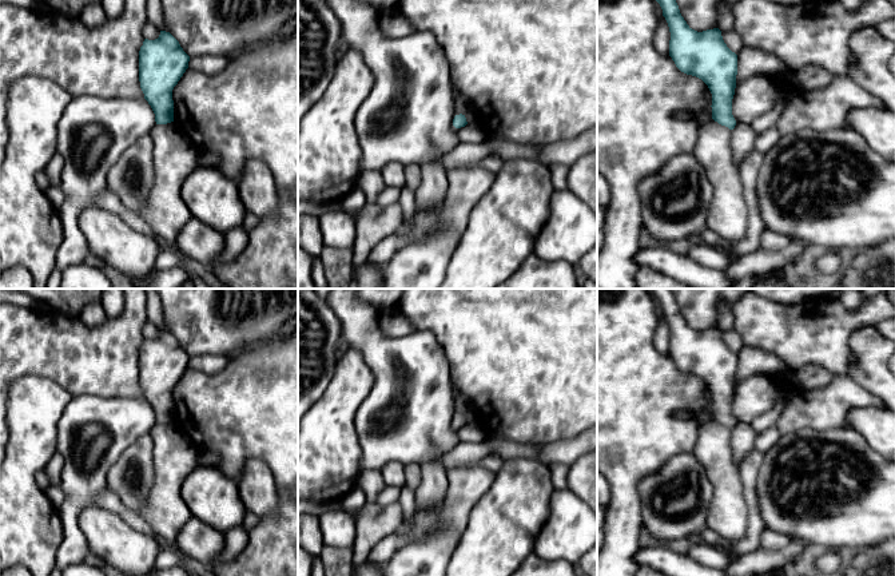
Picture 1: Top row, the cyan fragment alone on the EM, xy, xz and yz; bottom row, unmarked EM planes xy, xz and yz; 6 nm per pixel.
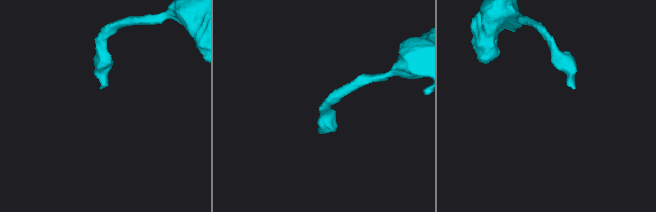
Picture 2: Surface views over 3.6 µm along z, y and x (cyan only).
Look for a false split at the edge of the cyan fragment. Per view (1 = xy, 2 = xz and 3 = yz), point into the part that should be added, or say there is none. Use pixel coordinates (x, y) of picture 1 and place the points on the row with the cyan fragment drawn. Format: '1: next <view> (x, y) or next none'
1: next none
2: next none
3: next none

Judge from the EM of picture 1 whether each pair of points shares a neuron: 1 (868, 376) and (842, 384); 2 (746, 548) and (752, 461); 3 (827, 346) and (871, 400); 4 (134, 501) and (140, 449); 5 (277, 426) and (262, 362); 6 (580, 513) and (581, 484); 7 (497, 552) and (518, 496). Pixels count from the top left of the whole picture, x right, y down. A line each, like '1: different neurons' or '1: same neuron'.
1: different neurons
2: same neuron
3: different neurons
4: same neuron
5: same neuron
6: different neurons
7: same neuron

